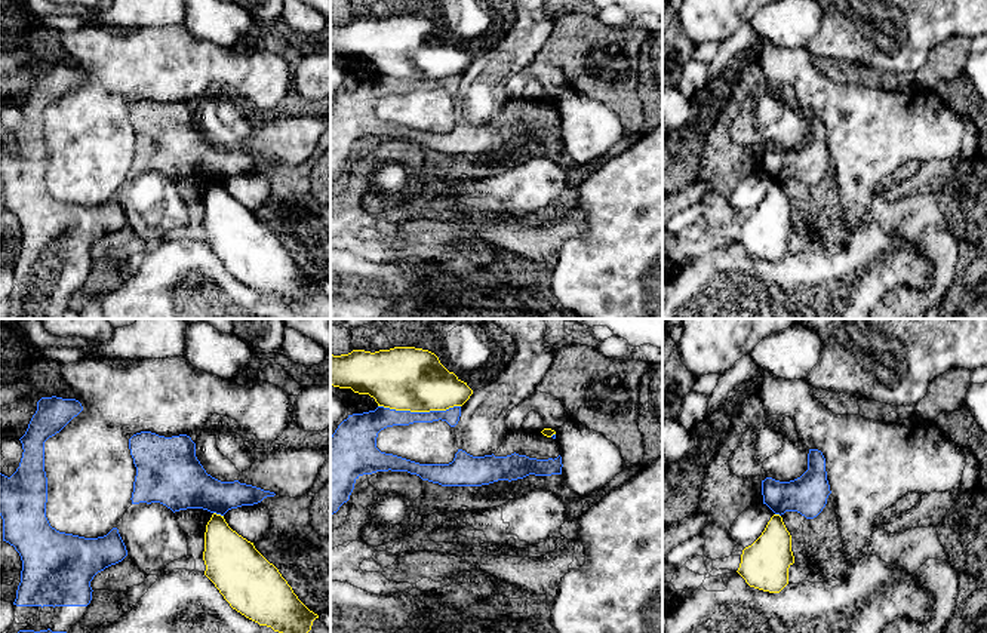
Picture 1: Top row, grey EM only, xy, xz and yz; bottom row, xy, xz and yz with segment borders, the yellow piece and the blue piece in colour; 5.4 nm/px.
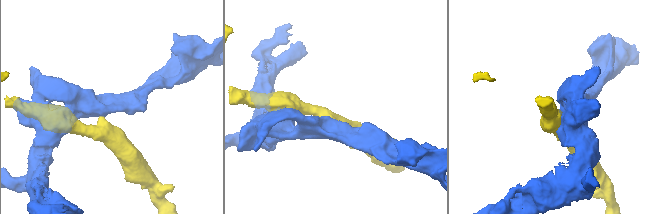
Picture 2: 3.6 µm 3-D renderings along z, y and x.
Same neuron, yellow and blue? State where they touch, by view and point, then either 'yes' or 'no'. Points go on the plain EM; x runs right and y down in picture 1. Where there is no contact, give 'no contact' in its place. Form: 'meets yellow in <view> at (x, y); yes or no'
meets yellow in xz at (420, 79); no

